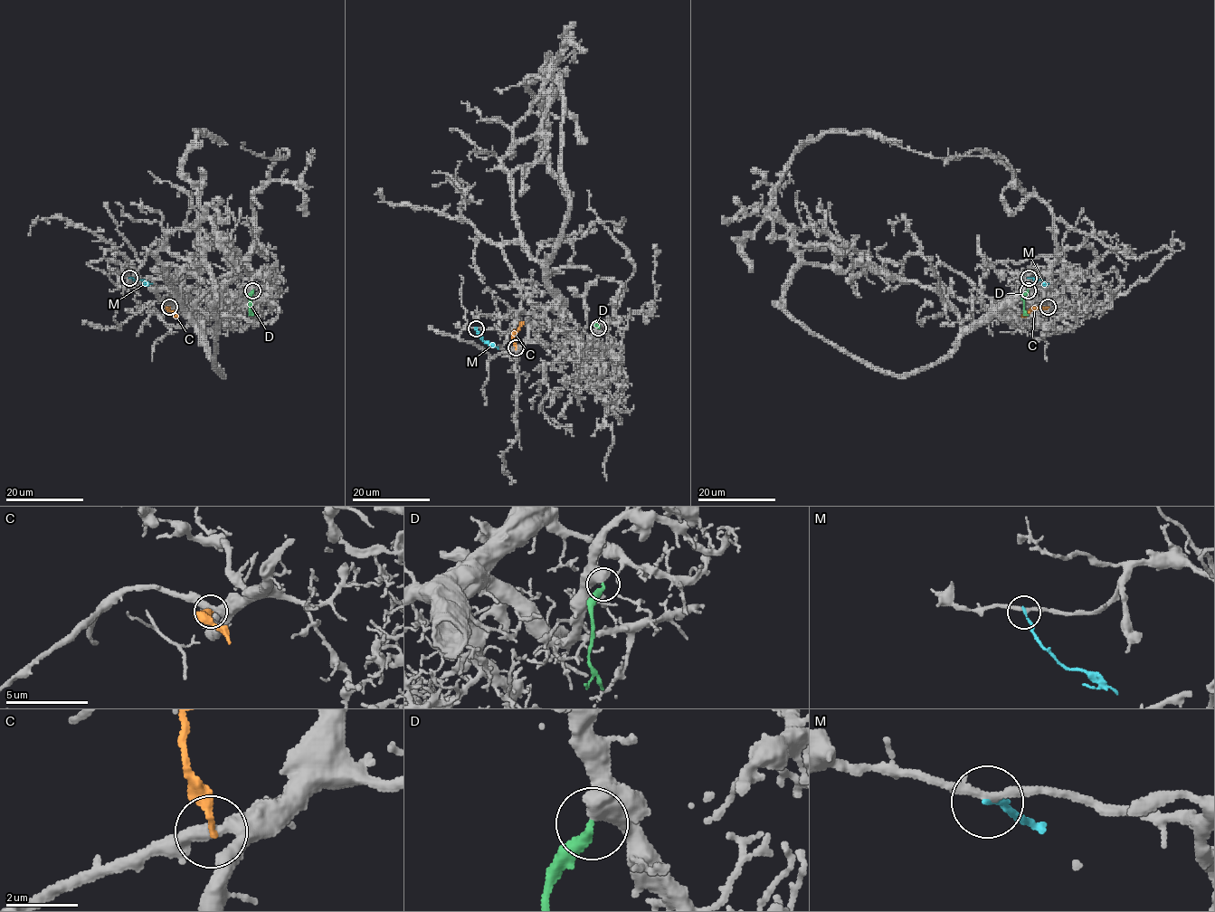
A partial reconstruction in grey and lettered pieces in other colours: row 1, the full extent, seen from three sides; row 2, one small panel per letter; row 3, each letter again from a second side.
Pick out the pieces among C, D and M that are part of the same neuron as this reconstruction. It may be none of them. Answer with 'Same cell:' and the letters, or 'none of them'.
Same cell: none of them

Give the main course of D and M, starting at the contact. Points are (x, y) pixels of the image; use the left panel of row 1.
D: (252, 289), (250, 298), (252, 315)
M: (129, 277), (152, 283)

